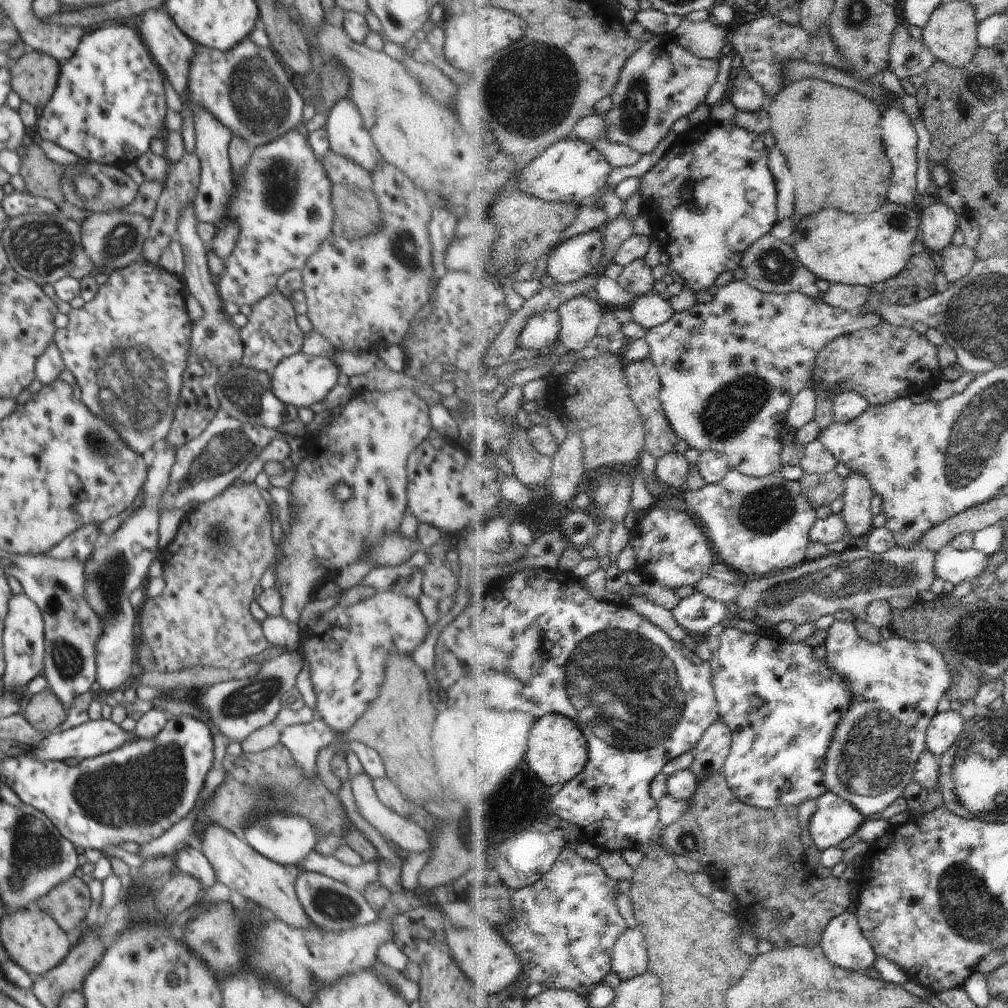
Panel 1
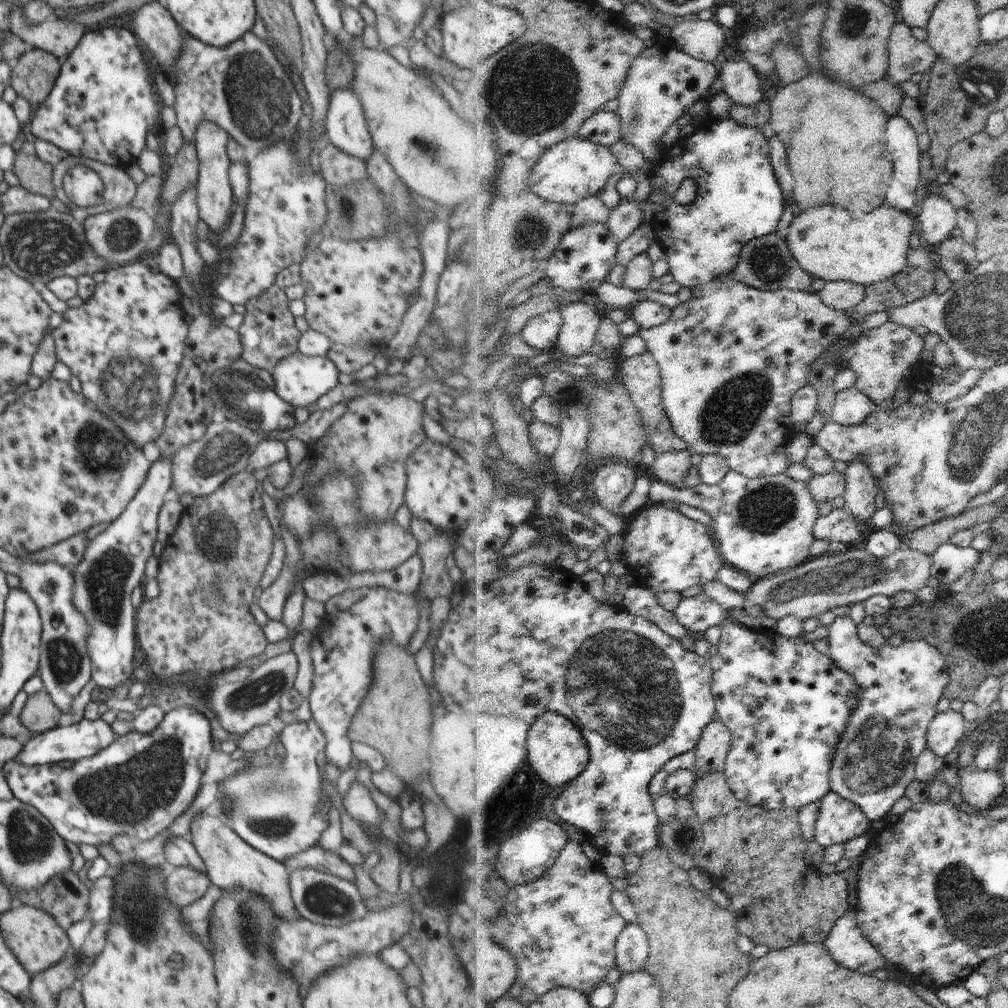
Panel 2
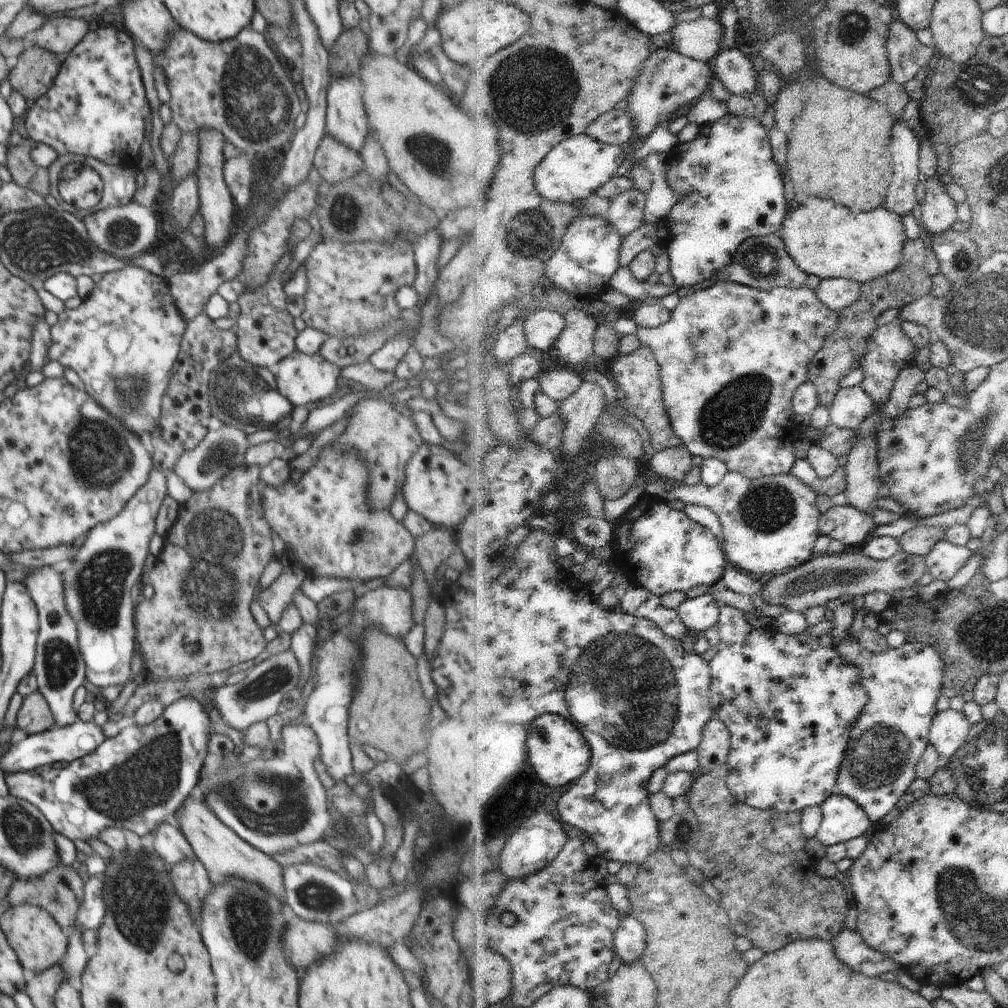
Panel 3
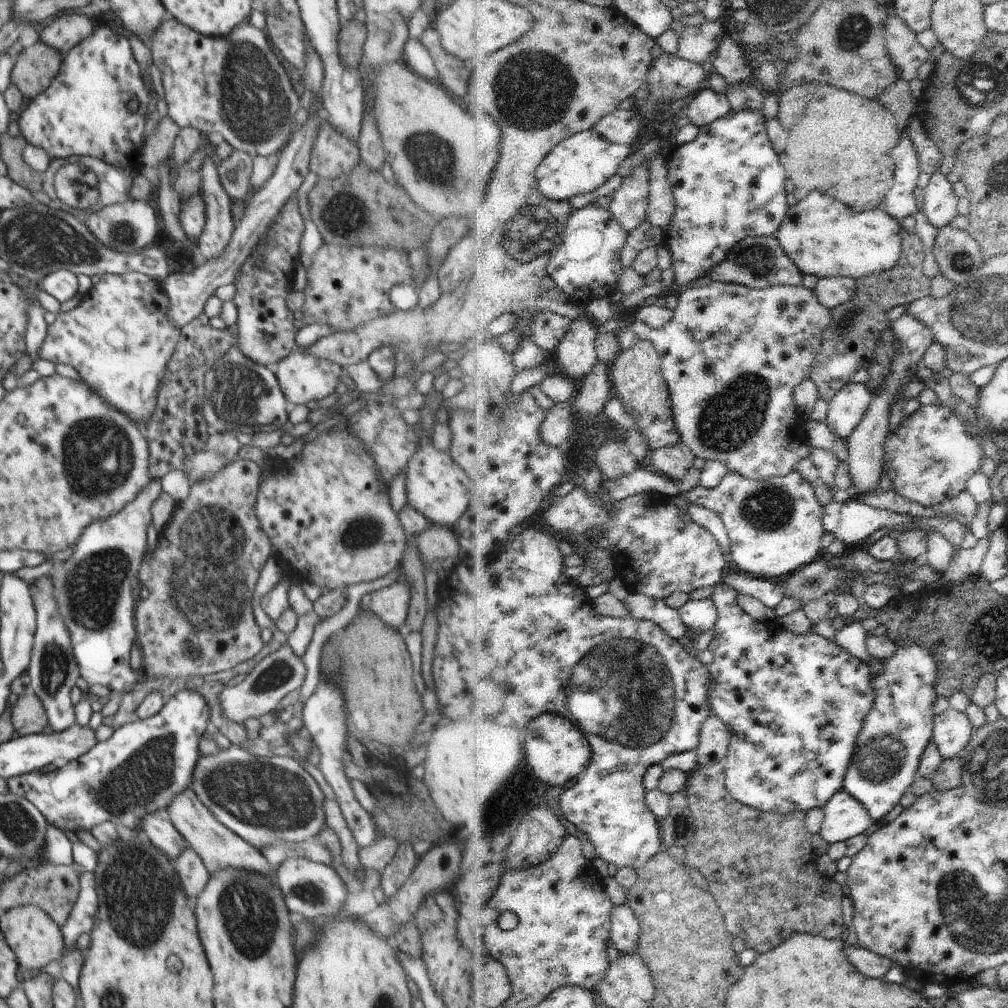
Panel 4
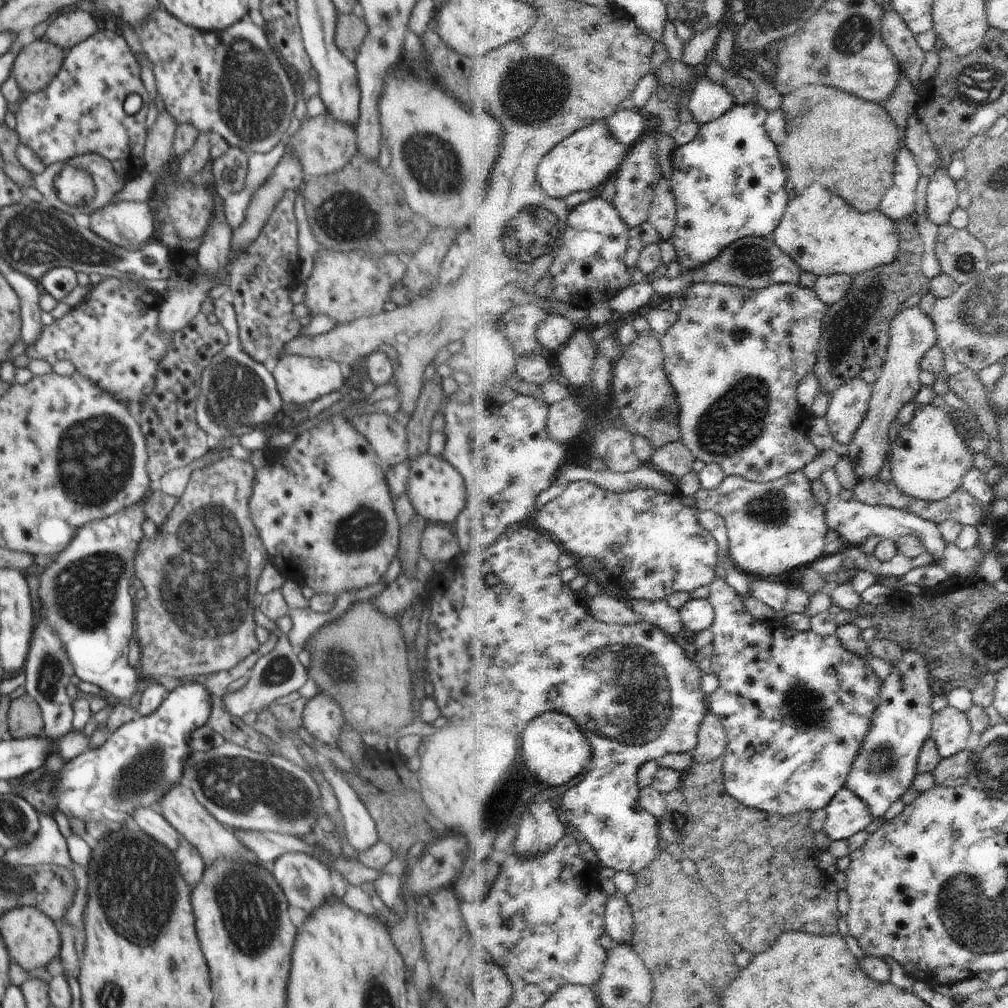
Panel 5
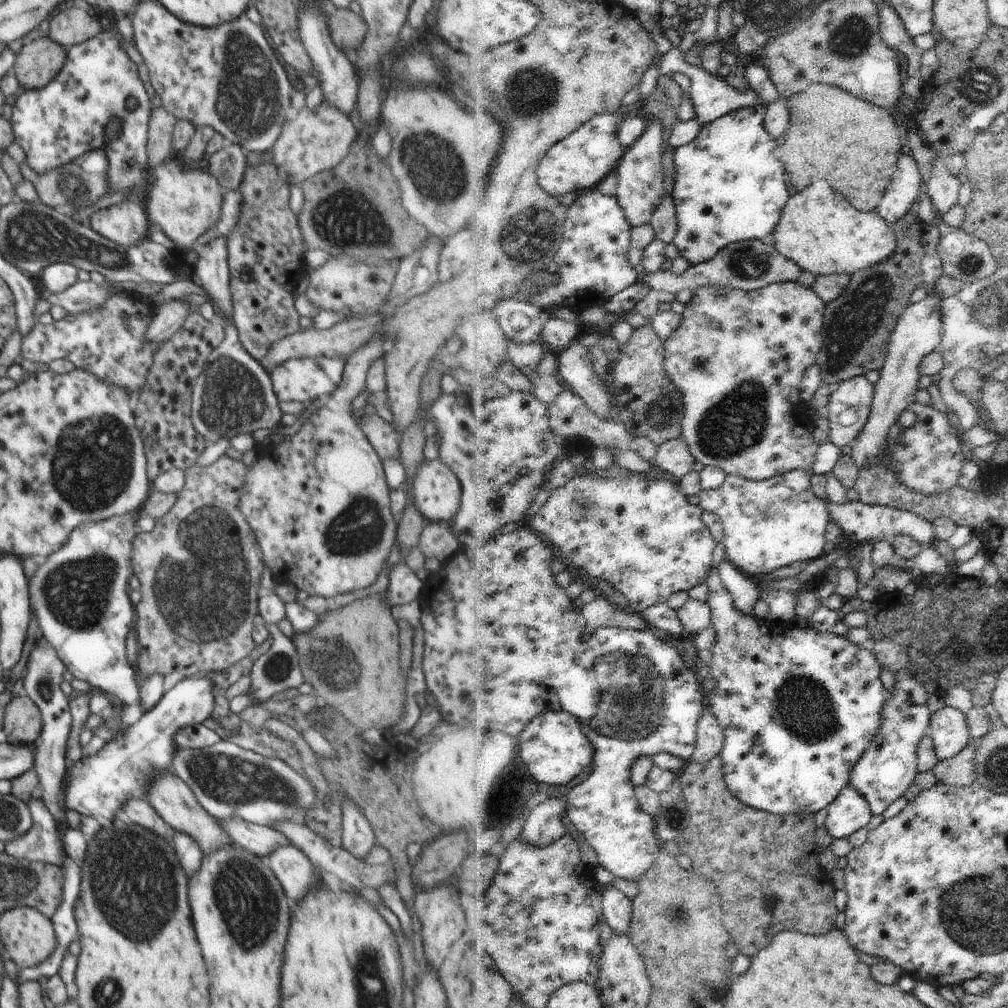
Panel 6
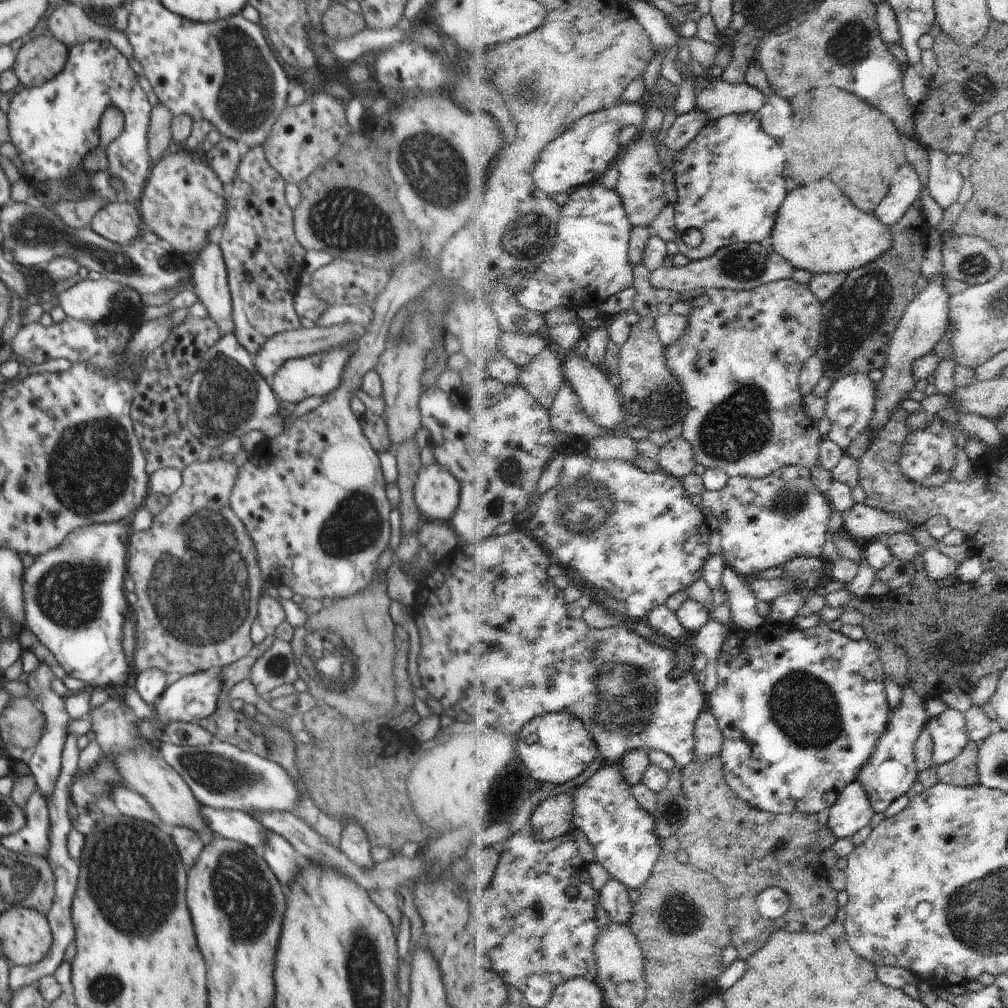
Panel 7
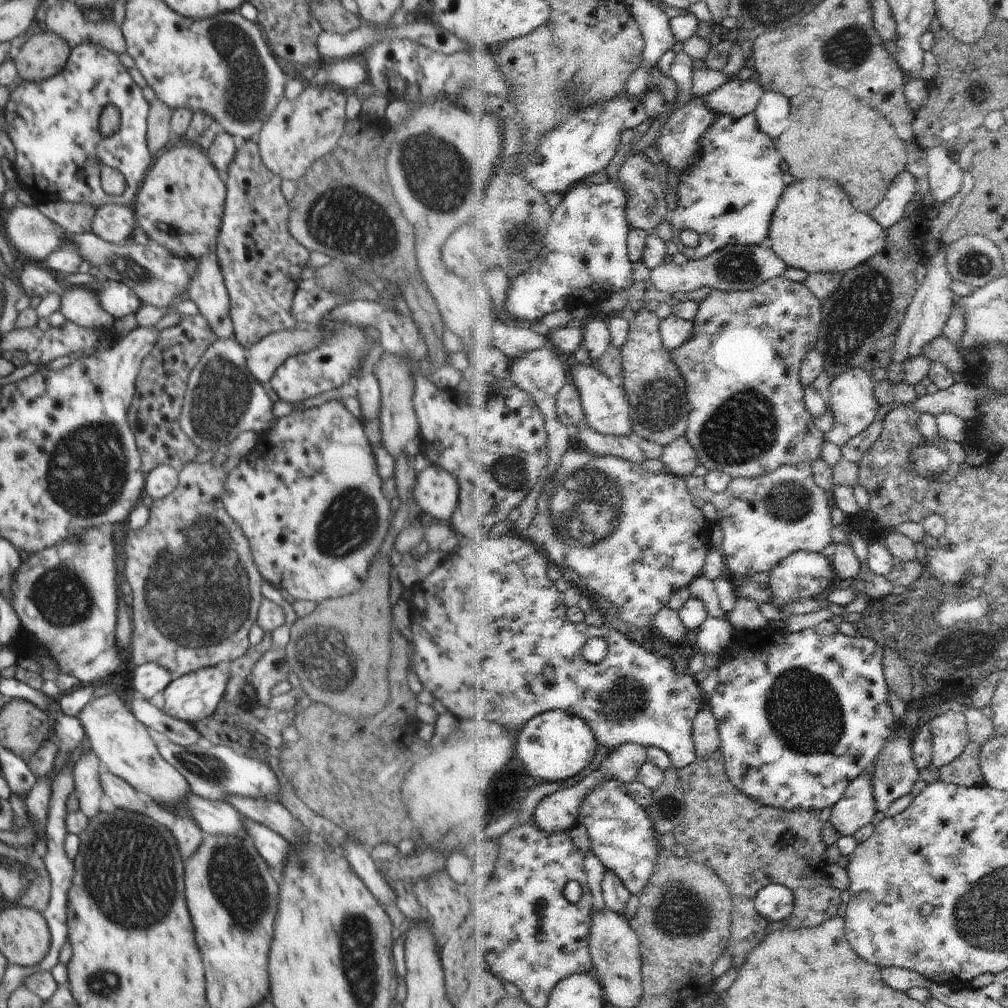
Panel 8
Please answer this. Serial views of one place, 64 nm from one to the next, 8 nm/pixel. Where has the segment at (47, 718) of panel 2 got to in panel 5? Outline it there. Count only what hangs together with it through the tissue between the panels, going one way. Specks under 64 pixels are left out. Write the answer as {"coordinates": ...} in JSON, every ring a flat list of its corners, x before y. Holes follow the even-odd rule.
{"coordinates":[[20,691,12,697,9,716,9,734,12,739,28,739,44,736,44,724,40,708,25,692]]}

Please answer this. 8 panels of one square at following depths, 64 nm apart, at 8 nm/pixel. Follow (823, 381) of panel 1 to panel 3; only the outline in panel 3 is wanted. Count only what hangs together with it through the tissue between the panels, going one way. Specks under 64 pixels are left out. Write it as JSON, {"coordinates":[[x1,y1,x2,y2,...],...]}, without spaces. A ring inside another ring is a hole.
{"coordinates":[[898,317,894,322,890,322,890,324,876,330,872,334,874,338,872,338,872,342,868,346,868,354,862,360,862,368,865,373,865,378,861,382,862,388,866,388,866,392,873,396,879,405,888,404,892,400,894,382,902,374,902,370,915,365,916,344,908,336,908,332,904,330,902,322,903,320]]}

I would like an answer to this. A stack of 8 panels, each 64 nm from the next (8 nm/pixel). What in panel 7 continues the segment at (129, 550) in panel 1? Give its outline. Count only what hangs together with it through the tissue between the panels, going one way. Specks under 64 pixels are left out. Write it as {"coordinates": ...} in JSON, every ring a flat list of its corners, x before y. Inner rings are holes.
{"coordinates":[[130,520,86,524,70,532,60,546,46,554,38,555,34,564,24,569,24,618,26,628,31,630,46,648,54,654,66,674,80,679,90,688,121,688,125,704,132,707,139,720,154,720,154,705,146,704,136,688,128,684,128,661,122,649,122,629,128,617,132,617,132,606,126,600,123,586,127,575,128,545,132,533]]}

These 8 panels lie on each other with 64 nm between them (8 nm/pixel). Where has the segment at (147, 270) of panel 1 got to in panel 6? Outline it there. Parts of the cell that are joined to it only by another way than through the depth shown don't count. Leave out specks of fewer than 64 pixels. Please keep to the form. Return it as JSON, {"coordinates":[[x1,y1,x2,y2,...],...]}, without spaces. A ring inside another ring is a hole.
{"coordinates":[[128,288,116,290,102,309,68,315,50,325,40,322,31,332,22,335,21,355,30,362,49,364,56,359,68,359,76,368,86,369,95,374,99,380,106,381,124,389,140,390,145,384,147,373,153,364,153,355,159,349,160,343,144,344,145,328,154,316,155,306,146,296,132,294]]}

